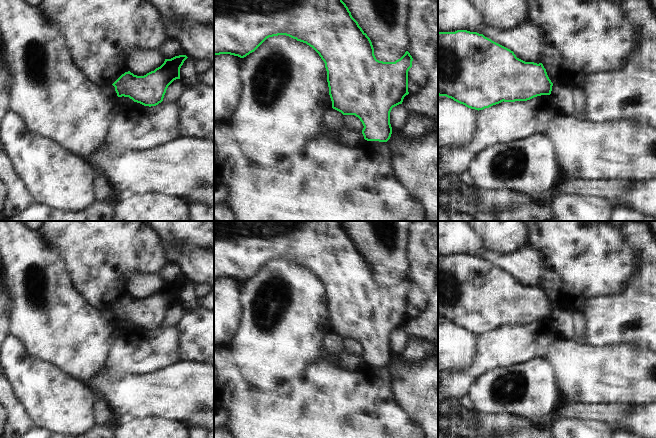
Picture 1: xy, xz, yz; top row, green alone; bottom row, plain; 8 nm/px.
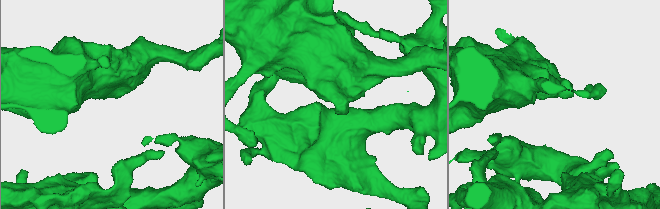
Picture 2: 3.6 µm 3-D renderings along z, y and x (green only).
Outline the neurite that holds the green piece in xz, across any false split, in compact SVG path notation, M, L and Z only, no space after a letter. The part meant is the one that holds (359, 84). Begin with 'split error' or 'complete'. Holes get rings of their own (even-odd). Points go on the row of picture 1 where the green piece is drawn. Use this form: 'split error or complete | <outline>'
complete | M214 0L214 55L230 54L244 58L267 38L286 35L312 47L325 63L332 108L343 115L355 115L364 128L367 141L387 142L392 134L390 112L402 104L408 92L408 71L413 58L408 51L395 62L376 59L370 38L352 17L342 0Z

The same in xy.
complete | M179 55L165 59L160 67L144 76L125 72L112 85L118 97L129 97L144 106L156 106L163 101L168 86L180 79L180 68L187 58Z

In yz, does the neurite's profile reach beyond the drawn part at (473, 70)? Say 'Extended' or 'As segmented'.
As segmented

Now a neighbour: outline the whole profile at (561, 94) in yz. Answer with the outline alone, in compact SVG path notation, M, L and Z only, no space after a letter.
M553 84L550 97L562 113L568 116L575 115L576 107L572 88L565 84Z

